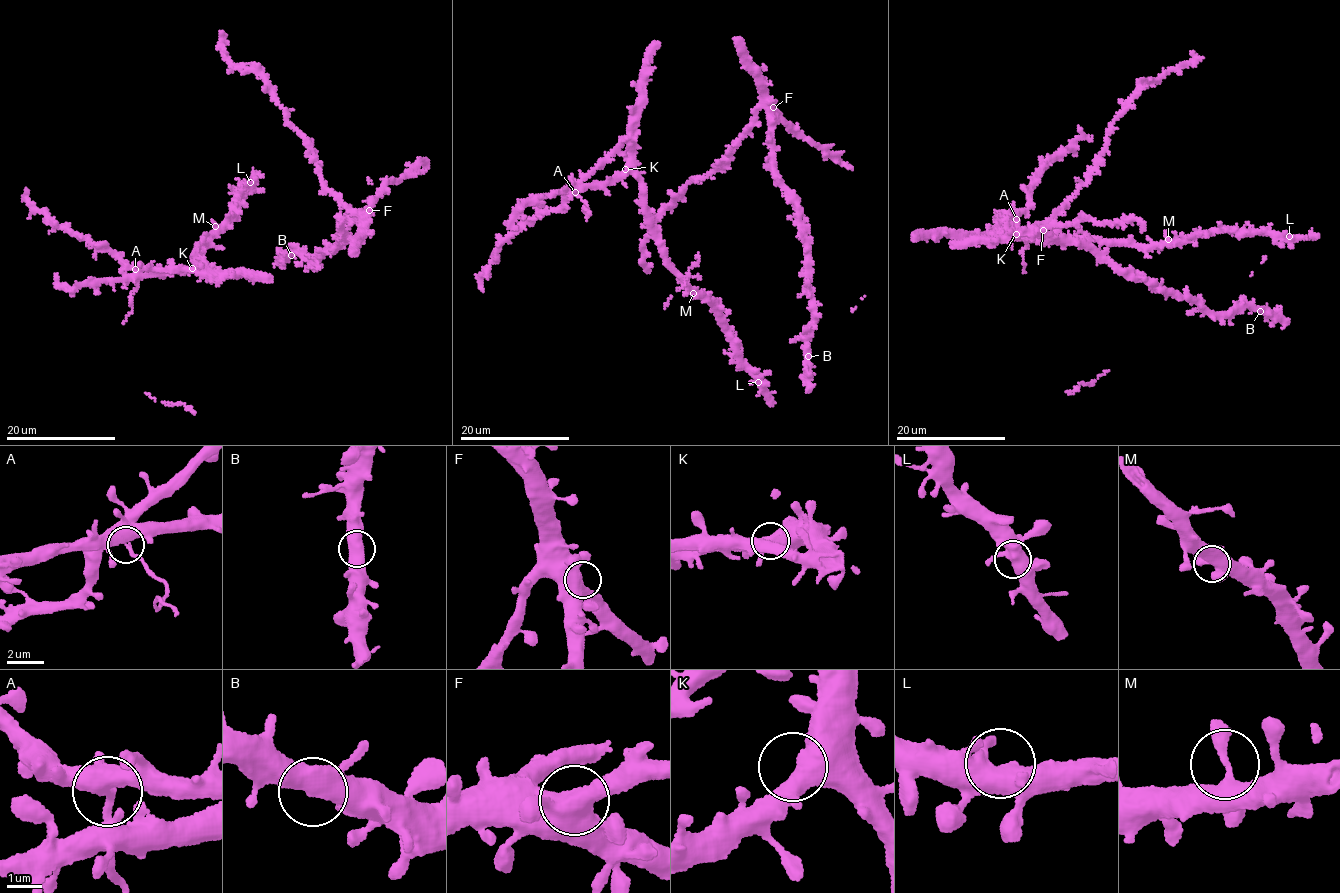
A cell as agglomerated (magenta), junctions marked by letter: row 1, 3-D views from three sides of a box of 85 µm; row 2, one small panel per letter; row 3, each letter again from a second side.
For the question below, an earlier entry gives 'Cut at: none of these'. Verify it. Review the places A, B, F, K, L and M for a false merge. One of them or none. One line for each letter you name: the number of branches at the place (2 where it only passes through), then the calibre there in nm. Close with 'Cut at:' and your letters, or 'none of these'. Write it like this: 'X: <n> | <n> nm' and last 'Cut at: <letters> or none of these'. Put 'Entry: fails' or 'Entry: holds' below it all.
A: 3 | 300 nm
Cut at: A
Entry: fails

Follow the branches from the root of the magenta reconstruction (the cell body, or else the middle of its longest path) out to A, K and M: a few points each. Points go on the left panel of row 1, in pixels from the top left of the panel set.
A: (261, 193), (241, 188), (226, 221), (197, 254), (206, 272), (135, 268)
K: (261, 193), (250, 187), (241, 188), (244, 191), (226, 221), (197, 254), (197, 262), (204, 268), (192, 268)
M: (261, 193), (250, 187), (241, 188), (244, 191), (225, 223), (217, 229), (215, 226)

